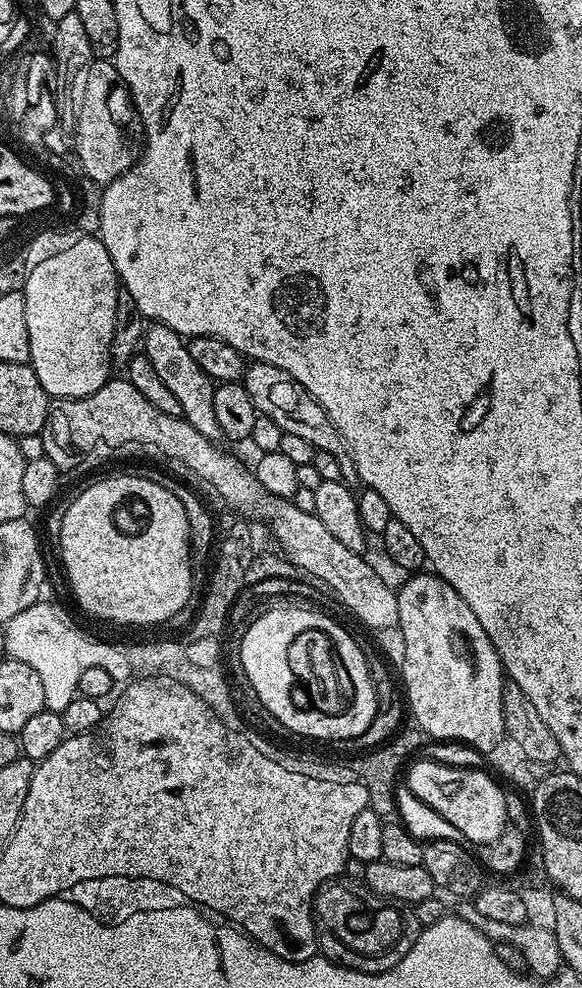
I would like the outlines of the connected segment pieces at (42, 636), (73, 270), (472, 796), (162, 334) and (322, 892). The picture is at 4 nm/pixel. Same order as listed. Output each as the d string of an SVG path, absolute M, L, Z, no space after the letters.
M47 598L26 606L22 614L14 614L14 618L10 618L7 624L3 625L2 632L4 632L4 648L8 651L5 653L18 662L26 662L37 672L38 678L42 681L42 691L46 693L44 707L49 708L51 712L60 713L66 710L66 706L70 706L70 702L78 695L78 678L82 678L82 673L90 670L91 667L105 668L116 682L128 673L128 667L130 667L127 652L116 648L115 643L108 641L107 644L104 640L95 640L90 633L83 632L68 617L66 609L51 604Z
M81 235L69 248L53 251L45 260L33 266L32 271L23 277L24 301L26 302L26 330L30 330L30 363L34 374L38 374L38 382L47 390L49 397L62 400L77 400L83 396L94 394L104 384L108 383L110 373L113 371L112 359L110 358L110 338L114 338L114 314L118 306L118 290L122 287L114 270L114 262L101 242L99 235Z
M413 759L407 765L406 785L426 806L446 818L469 845L494 842L494 838L509 827L508 800L503 790L486 773L476 768L455 768L452 764L420 759Z
M152 322L144 329L142 341L142 355L150 358L150 366L154 366L154 371L158 373L158 378L162 378L163 384L169 388L174 398L178 398L178 406L182 406L182 416L198 434L214 441L221 439L218 418L214 415L214 390L216 384L206 374L206 370L199 368L190 358L190 350L185 337L178 335L174 330L166 326Z
M333 878L321 884L314 897L318 948L327 959L359 972L385 972L393 968L414 946L421 925L413 909L374 894L363 883Z

